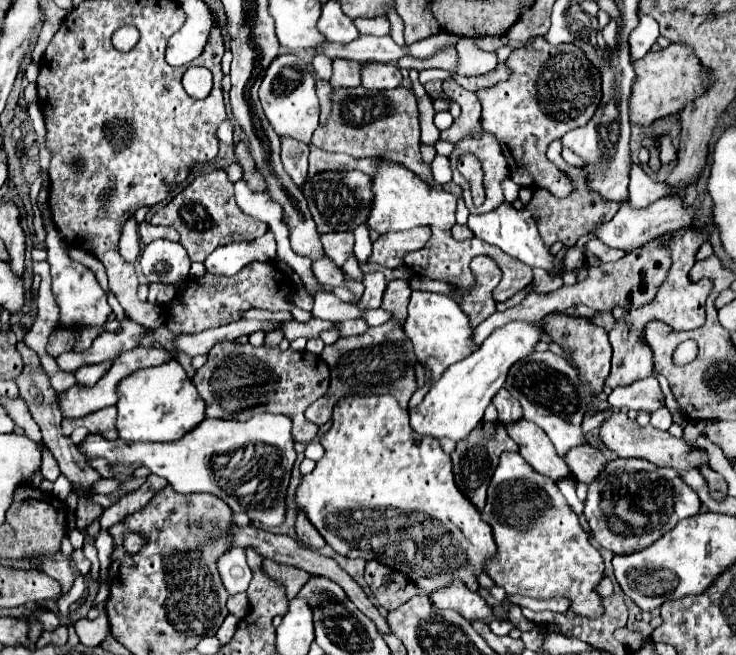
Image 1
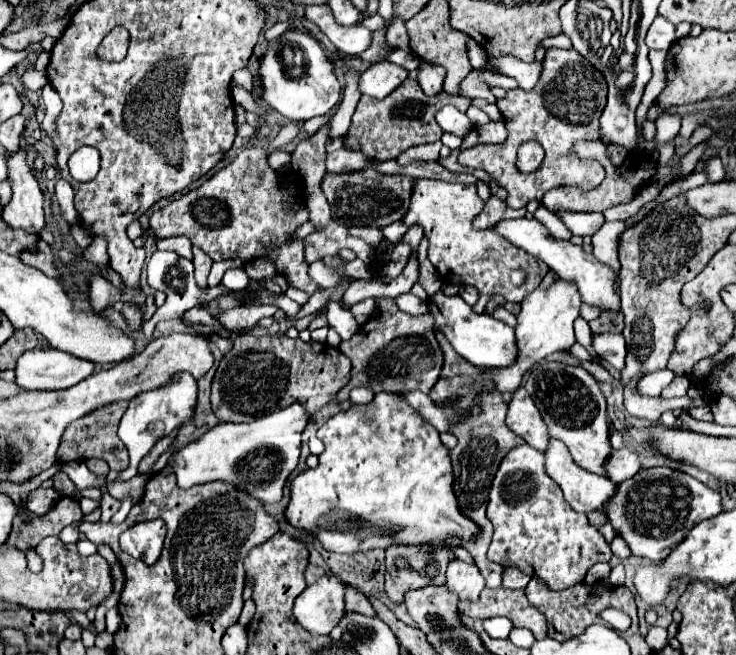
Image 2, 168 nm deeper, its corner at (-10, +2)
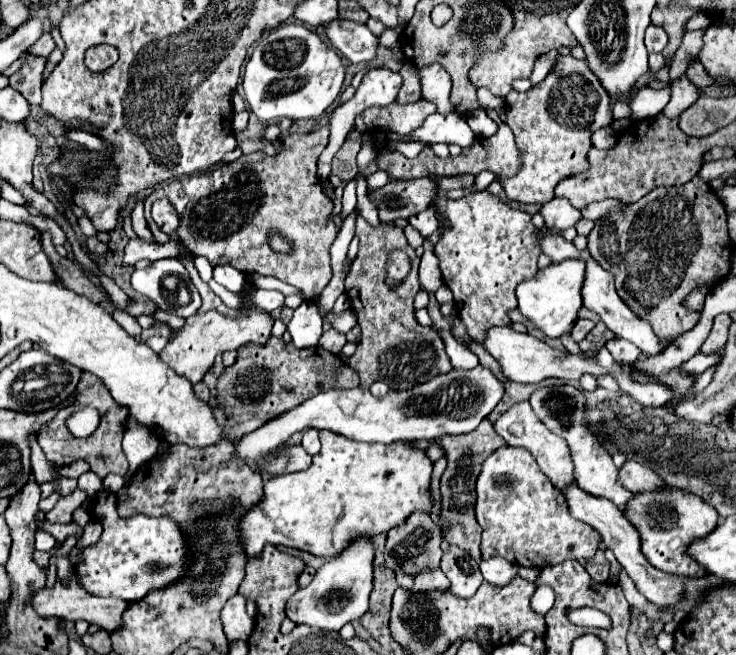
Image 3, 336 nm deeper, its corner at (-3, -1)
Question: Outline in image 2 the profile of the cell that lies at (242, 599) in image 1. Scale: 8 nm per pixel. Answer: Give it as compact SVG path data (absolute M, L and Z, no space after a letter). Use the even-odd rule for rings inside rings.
M252 599L246 600L244 602L244 606L238 619L238 622L243 626L247 626L248 623L250 623L249 621L251 621L252 617L254 616L255 611L256 605L254 601Z

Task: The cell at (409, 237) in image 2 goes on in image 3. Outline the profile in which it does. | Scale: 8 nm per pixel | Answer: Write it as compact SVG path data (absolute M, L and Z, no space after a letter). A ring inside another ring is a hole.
M427 208L425 212L419 212L417 216L411 216L409 218L409 224L413 228L417 228L421 232L421 236L431 236L437 230L439 220L435 218L435 212L431 208Z

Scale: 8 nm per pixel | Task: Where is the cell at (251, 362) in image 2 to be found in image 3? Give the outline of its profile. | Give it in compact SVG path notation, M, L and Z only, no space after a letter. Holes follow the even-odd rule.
M269 338L263 346L249 344L239 350L237 362L225 368L217 382L217 400L219 408L227 416L237 422L245 422L249 418L283 414L317 392L331 388L355 388L357 384L357 372L353 372L353 368L349 368L339 356L319 346L299 350L291 342L283 342L283 338Z

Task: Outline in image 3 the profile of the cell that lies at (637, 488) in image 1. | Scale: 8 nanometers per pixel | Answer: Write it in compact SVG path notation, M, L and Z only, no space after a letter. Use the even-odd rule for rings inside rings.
M667 488L661 492L643 492L635 494L633 500L627 504L625 516L629 522L641 532L641 550L645 558L659 570L687 576L687 578L701 578L707 572L687 554L687 548L693 540L709 536L713 528L717 528L717 510L709 506L703 500L697 500L697 496L689 492L681 492L677 488Z

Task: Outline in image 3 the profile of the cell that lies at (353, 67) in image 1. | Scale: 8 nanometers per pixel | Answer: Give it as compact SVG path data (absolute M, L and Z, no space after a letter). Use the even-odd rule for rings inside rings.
M329 124L309 134L287 134L275 156L263 152L241 156L223 168L195 172L181 180L173 180L155 188L145 198L145 218L153 238L165 242L167 236L151 218L151 204L157 198L171 198L179 212L179 230L183 244L195 256L205 256L211 266L229 264L243 274L273 276L299 288L307 298L319 294L331 280L329 248L339 234L331 212L333 202L325 196L321 180L317 180L317 158L327 146ZM277 228L293 244L293 256L273 252L267 244L267 232ZM309 268L309 270L297 270Z

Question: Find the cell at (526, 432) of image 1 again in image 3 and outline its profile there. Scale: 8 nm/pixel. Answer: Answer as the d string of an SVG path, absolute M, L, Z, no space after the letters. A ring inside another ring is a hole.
M571 484L563 492L563 496L565 496L567 504L569 504L569 512L571 512L573 518L583 520L583 522L591 524L595 530L599 530L605 548L609 548L615 554L615 558L619 560L619 564L625 568L625 572L629 574L629 578L635 582L637 590L649 602L653 602L659 608L671 608L671 606L675 606L675 604L679 604L683 600L685 588L683 588L681 578L673 576L673 574L667 574L667 572L661 572L659 568L653 568L653 564L649 564L645 560L645 556L641 552L641 538L639 538L637 528L633 528L633 524L629 524L629 520L625 518L625 514L613 502L609 502L605 498L589 496L581 488L577 488L577 484Z

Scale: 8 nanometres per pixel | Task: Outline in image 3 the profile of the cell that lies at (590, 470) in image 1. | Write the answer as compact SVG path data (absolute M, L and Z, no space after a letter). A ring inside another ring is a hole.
M627 460L623 464L623 468L619 470L619 480L633 494L637 494L637 492L655 492L655 490L667 488L667 484L661 480L661 476L657 476L645 464L639 464L639 462L633 462L633 460Z

